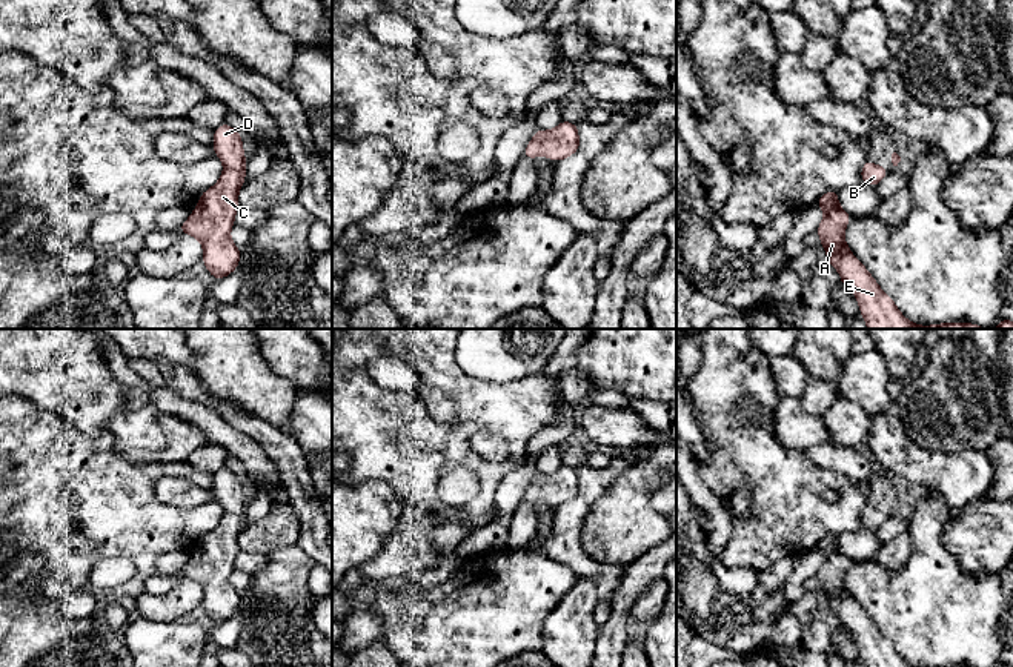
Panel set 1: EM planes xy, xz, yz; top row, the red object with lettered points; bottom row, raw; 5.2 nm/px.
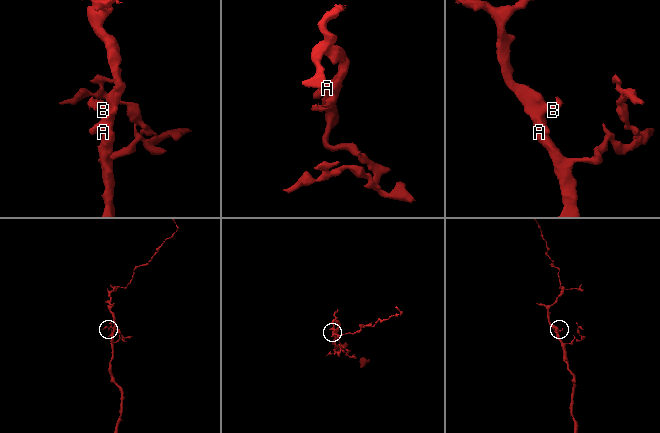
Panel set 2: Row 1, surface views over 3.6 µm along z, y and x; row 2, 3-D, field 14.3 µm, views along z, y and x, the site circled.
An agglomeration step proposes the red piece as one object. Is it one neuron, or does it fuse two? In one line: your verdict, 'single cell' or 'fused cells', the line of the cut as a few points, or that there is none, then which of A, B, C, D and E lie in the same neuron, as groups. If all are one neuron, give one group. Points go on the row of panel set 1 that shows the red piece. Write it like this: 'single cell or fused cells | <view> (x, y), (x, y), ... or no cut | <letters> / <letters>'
single cell | no cut | A B C D E

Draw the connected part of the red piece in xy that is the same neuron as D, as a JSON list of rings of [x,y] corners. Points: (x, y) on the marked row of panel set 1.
[[[224,121],[214,131],[214,154],[224,169],[220,180],[204,191],[191,217],[177,229],[195,237],[203,246],[203,263],[215,280],[238,267],[241,249],[231,240],[235,212],[240,207],[238,191],[246,178],[246,157],[240,132]]]

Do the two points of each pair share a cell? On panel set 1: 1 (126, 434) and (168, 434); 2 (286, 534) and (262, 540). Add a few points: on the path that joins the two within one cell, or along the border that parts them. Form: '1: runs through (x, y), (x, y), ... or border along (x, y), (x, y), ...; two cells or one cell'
1: runs through (137, 434), (157, 434); one cell
2: runs through (280, 534), (268, 534); one cell

